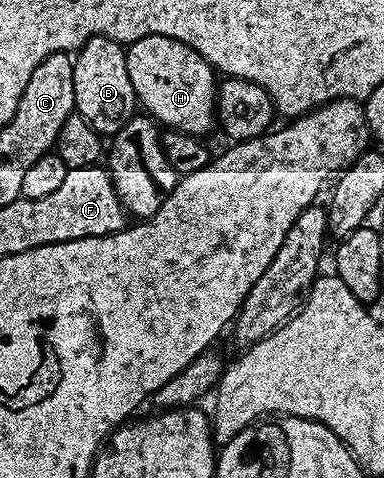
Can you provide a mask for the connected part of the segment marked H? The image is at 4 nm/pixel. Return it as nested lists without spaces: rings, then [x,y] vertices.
[[[143,36],[128,43],[125,59],[140,109],[148,117],[185,134],[205,136],[212,126],[214,129],[219,82],[213,65],[195,48],[167,36]]]

